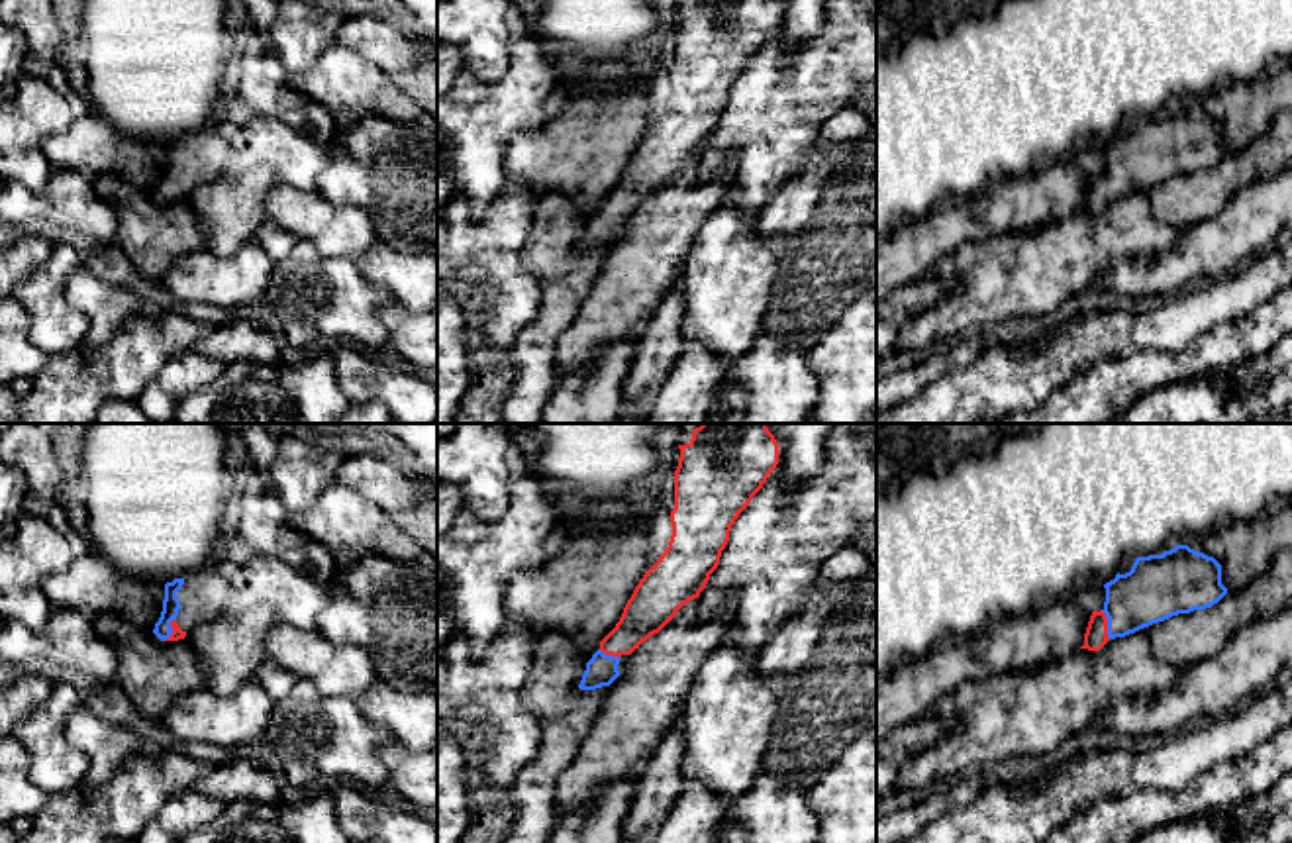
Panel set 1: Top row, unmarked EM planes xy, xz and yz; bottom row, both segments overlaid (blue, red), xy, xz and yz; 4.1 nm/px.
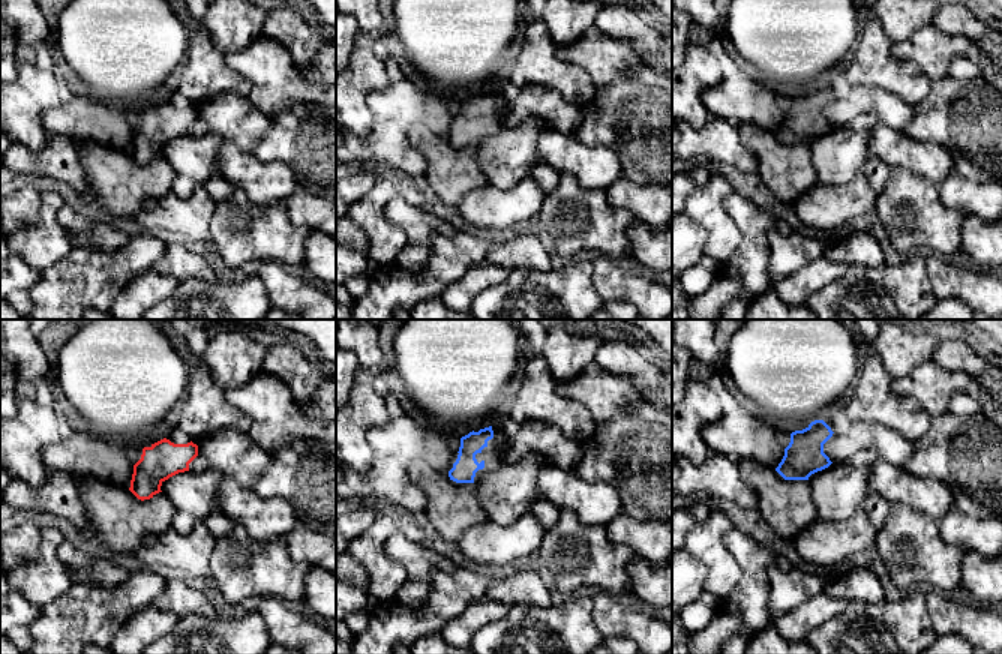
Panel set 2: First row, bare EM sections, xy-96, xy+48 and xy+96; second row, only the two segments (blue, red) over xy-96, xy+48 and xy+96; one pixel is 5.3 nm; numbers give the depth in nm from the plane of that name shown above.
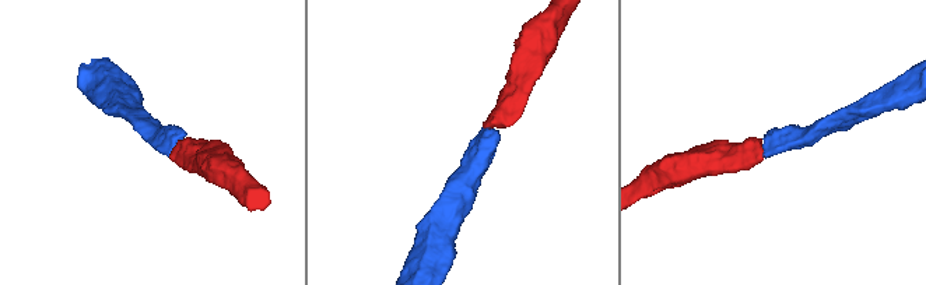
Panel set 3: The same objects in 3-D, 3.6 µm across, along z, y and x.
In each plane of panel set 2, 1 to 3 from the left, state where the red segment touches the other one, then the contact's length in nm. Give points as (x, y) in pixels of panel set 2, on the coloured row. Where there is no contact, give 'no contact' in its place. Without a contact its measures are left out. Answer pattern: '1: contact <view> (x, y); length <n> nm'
1: no contact
2: no contact
3: no contact

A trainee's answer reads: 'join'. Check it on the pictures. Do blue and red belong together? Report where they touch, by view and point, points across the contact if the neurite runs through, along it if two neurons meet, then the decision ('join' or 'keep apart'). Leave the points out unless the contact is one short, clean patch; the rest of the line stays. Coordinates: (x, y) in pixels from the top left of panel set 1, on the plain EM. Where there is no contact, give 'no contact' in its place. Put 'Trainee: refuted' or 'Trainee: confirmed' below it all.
meets blue in yz at (1108, 185); runs through yz (1155, 149), (1108, 185), (1096, 195); join
Trainee: confirmed

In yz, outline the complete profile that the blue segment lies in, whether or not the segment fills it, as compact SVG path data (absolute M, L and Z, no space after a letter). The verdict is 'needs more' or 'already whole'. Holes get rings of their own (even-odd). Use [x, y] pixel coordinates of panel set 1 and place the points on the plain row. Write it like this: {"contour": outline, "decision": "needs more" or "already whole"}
{"contour": "M1188 106L1137 118L1129 133L1118 133L1104 149L1104 169L1092 173L1080 210L1100 212L1110 200L1212 169L1227 155L1221 125Z", "decision": "needs more"}

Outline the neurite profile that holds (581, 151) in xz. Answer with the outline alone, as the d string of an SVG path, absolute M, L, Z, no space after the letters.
M641 59L639 74L610 92L576 86L541 127L512 139L506 180L525 182L533 196L557 190L594 216L645 135L653 67Z

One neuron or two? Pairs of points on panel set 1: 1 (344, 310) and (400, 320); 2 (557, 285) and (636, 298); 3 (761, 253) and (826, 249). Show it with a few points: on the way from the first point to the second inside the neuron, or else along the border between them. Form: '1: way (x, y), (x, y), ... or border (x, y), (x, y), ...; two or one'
1: border (391, 297), (381, 310), (387, 344); two
2: border (608, 247), (591, 295), (565, 330); two
3: border (757, 226), (783, 246), (771, 297); two

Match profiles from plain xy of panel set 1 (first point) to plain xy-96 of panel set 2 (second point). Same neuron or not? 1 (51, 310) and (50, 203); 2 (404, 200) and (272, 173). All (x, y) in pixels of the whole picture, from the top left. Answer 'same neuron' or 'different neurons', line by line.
1: same neuron
2: different neurons

